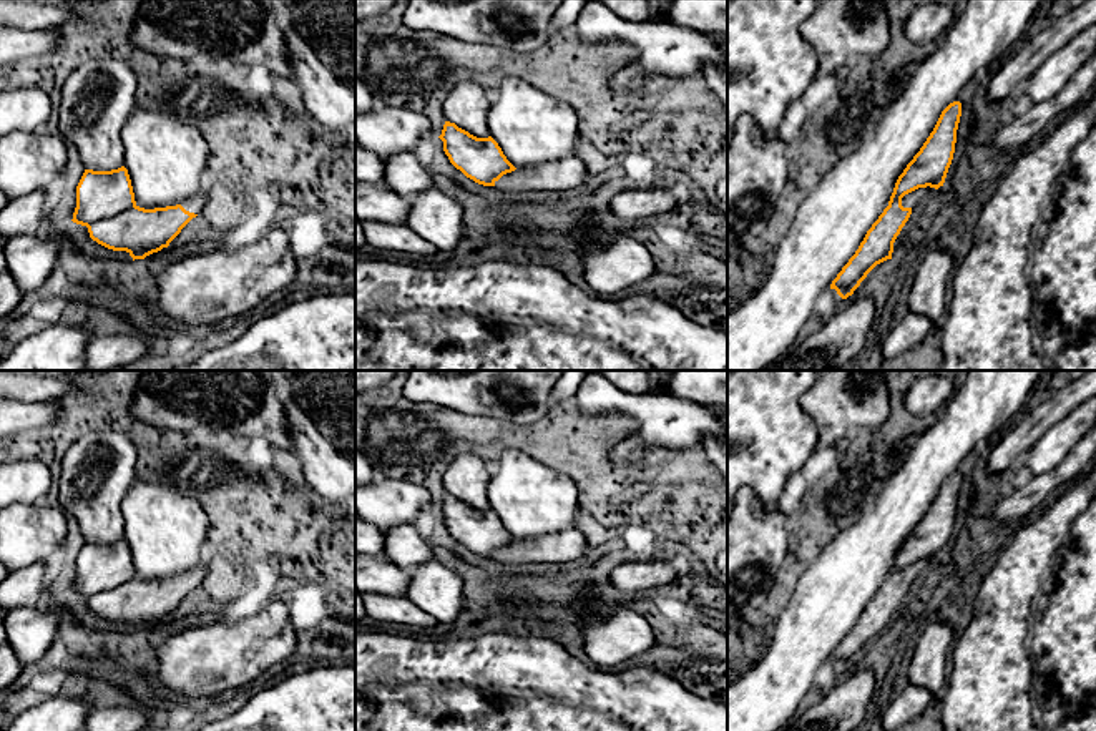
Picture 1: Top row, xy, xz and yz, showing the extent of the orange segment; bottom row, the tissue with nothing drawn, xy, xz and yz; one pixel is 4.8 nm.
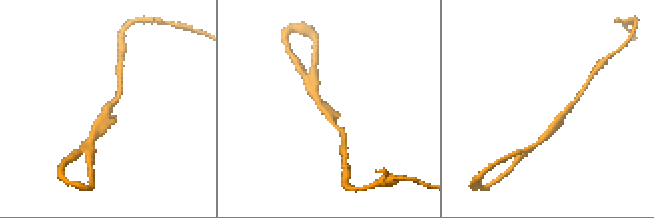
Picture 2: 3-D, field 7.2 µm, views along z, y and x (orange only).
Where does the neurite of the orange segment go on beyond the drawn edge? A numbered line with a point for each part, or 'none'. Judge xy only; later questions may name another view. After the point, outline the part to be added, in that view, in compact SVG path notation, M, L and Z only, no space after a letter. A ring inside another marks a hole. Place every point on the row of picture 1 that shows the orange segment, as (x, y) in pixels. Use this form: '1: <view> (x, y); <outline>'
1: xy (196, 203); M199 191L196 196L193 196L188 201L179 203L186 211L199 214L206 204L208 194Z

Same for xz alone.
1: xz (567, 175); M573 153L535 168L516 168L495 181L495 188L508 193L510 198L525 198L528 193L541 191L565 194L580 191L588 176L585 164Z

